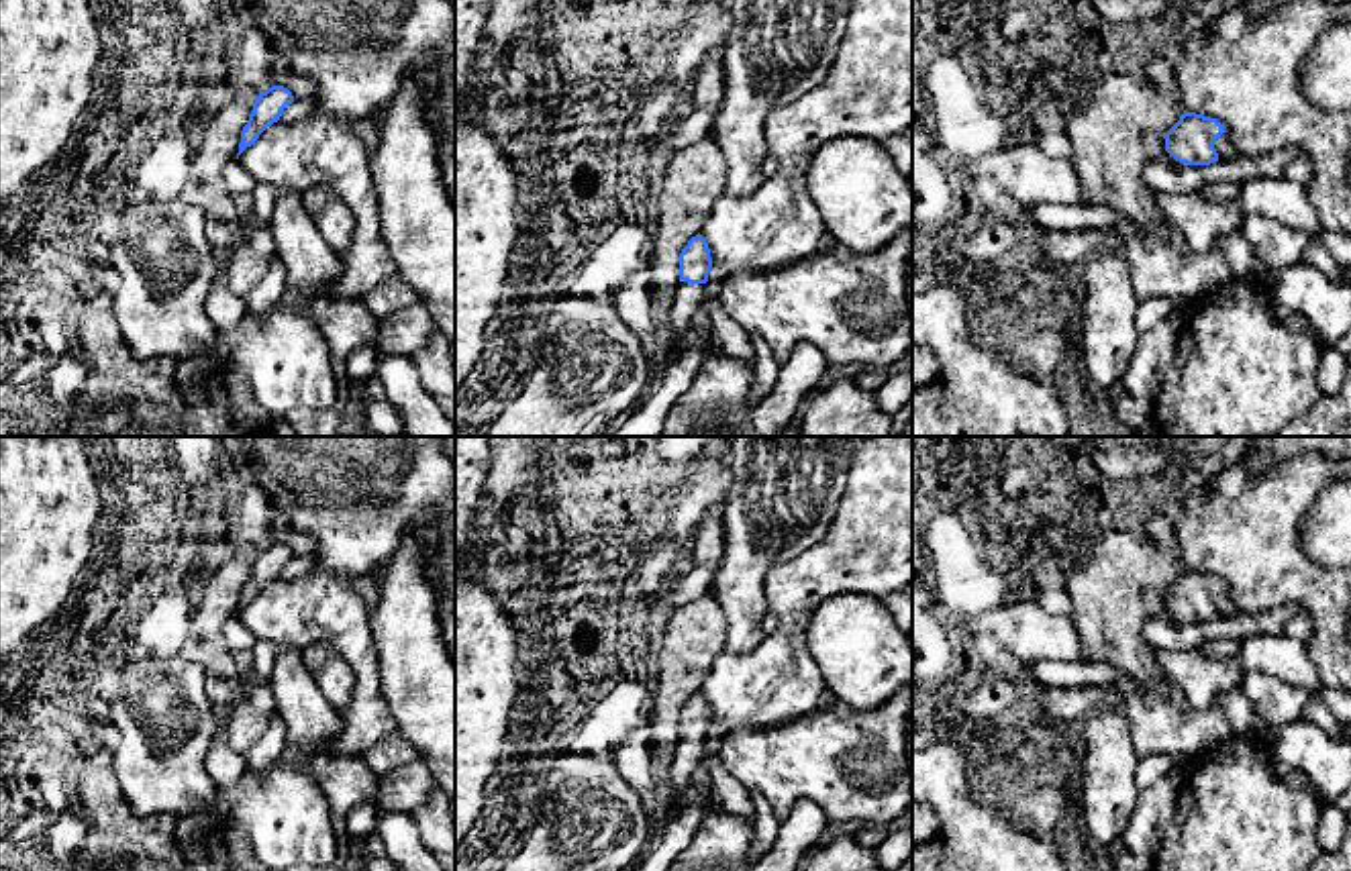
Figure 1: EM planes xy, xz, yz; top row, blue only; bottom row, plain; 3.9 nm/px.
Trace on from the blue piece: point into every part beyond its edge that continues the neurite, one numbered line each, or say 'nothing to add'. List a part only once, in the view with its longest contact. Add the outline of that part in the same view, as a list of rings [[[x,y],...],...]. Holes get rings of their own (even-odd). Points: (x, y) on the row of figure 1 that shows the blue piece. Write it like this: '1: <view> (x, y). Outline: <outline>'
1: yz (1225, 147). Outline: [[[1227,131],[1216,139],[1214,149],[1222,161],[1239,161],[1245,157]]]

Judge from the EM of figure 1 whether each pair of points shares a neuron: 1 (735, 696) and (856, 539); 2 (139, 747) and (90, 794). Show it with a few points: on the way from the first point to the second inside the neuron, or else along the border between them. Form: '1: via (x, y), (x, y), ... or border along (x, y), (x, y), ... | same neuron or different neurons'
1: via (774, 657), (790, 637), (792, 602), (817, 578) | same neuron
2: border along (107, 757), (127, 804), (137, 814) | different neurons

